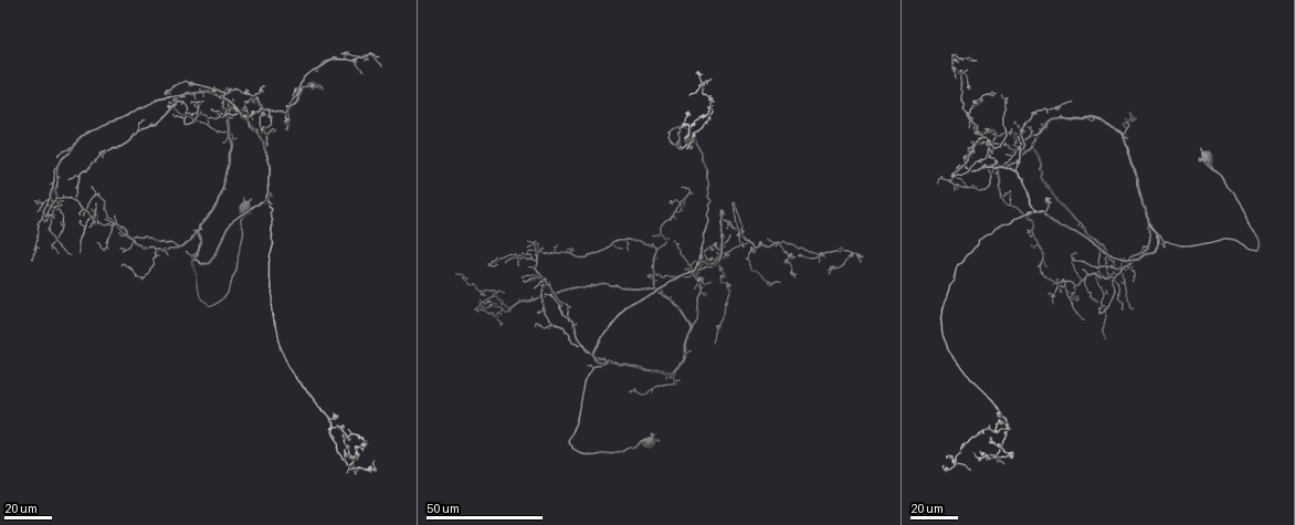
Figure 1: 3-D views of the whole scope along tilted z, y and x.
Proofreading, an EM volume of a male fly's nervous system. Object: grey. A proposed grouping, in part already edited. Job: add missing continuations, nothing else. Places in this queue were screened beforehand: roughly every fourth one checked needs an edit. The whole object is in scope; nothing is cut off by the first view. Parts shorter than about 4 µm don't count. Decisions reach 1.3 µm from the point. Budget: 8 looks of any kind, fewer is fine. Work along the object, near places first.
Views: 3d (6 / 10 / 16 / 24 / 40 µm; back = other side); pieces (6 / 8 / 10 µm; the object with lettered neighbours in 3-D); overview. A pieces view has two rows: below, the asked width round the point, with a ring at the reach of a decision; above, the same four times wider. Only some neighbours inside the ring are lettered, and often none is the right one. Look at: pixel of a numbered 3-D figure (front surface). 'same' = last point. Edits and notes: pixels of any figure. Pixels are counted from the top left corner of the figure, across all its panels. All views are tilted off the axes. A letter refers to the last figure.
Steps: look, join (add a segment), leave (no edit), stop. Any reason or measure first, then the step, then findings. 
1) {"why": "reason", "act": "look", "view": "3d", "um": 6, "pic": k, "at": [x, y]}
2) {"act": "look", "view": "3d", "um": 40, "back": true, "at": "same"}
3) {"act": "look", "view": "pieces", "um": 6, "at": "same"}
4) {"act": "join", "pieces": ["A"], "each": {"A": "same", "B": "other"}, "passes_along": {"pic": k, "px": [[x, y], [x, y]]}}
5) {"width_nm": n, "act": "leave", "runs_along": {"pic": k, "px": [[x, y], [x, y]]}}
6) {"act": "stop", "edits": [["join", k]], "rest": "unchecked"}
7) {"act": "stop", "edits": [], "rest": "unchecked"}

{"why": "tapers out", "act": "look", "view": "3d", "um": 24, "pic": 1, "at": [1010, 129]}

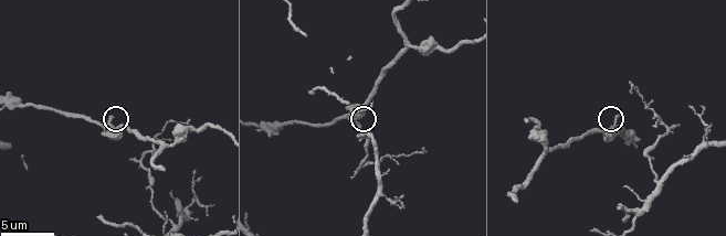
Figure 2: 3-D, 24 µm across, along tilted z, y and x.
{"act": "look", "view": "pieces", "um": 6, "pic": 2, "at": [617, 116]}

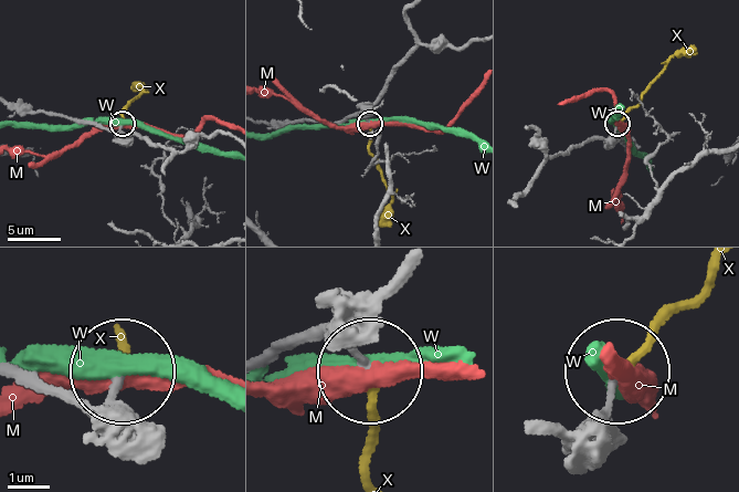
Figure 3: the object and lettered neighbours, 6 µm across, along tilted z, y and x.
{"act": "join", "pieces": ["X"], "each": {"M": "other", "W": "other", "X": "same"}, "passes_along": {"pic": 3, "px": [[132, 408], [117, 389], [123, 341]]}, "found": "it goes on there"}

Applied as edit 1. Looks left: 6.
{"why": "end of a long branch", "act": "look", "view": "3d", "um": 40, "pic": 1, "at": [778, 282]}

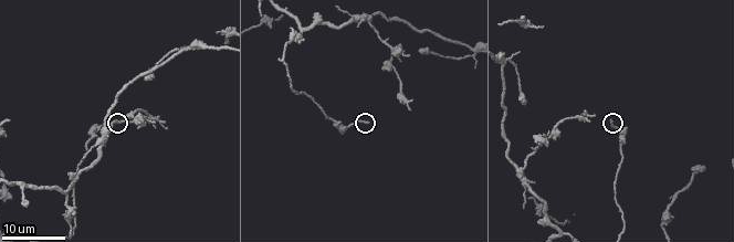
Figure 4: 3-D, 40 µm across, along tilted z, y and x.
{"act": "look", "view": "pieces", "um": 10, "pic": 4, "at": [367, 122]}

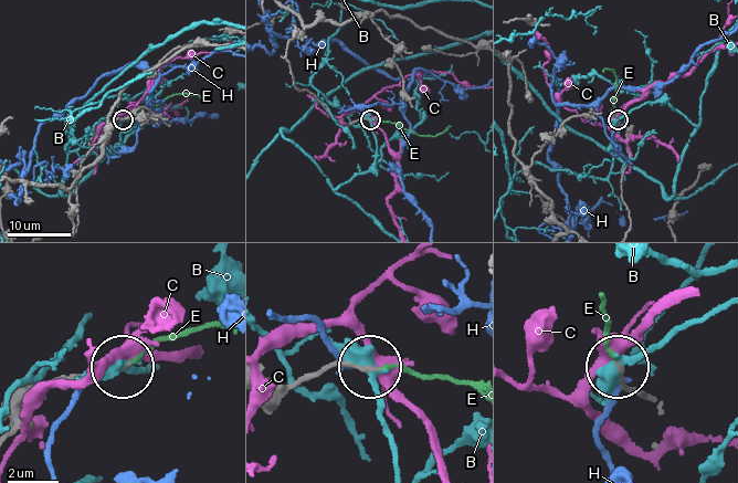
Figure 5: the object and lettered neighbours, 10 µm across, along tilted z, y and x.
{"act": "join", "pieces": ["E"], "each": {"B": "other", "C": "other", "E": "same", "H": "other"}, "passes_along": {"pic": 5, "px": [[641, 389], [617, 375], [602, 303]]}, "found": "it goes on there"}

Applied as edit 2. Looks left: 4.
{"act": "look", "view": "overview"}

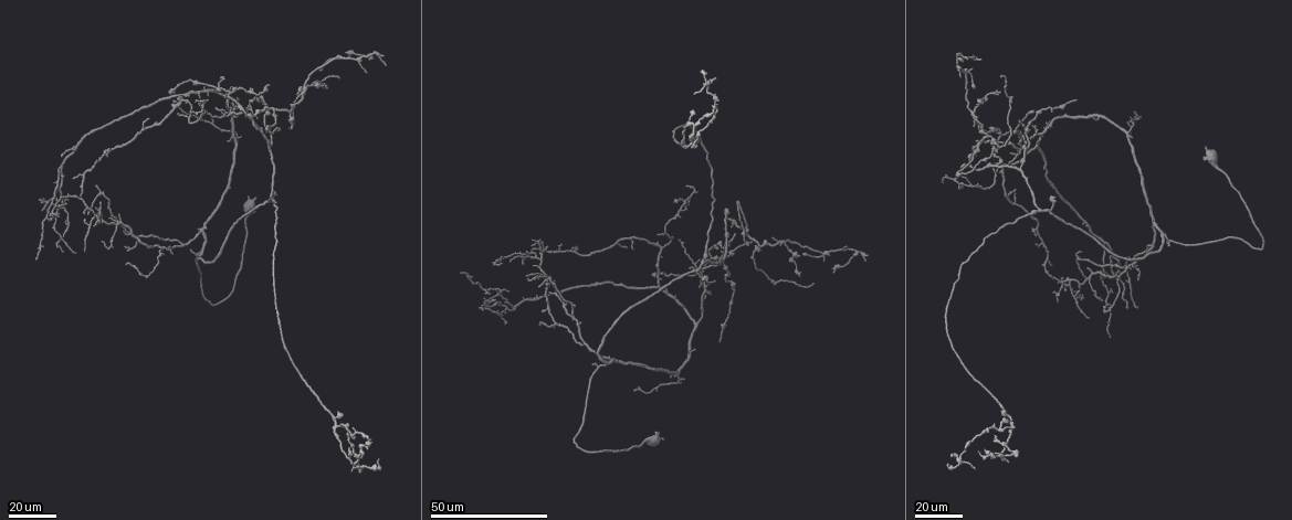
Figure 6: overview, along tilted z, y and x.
{"why": "an open end", "act": "look", "view": "3d", "um": 40, "pic": 6, "at": [689, 269]}

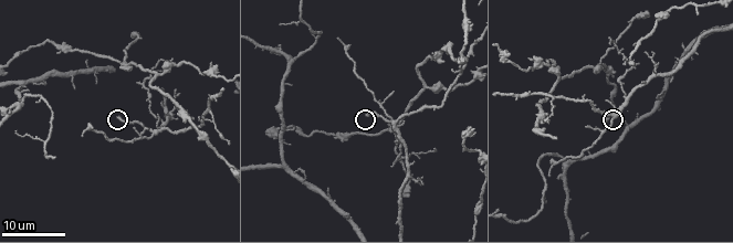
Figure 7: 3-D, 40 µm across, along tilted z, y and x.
{"act": "look", "view": "pieces", "um": 6, "pic": 7, "at": [369, 115]}

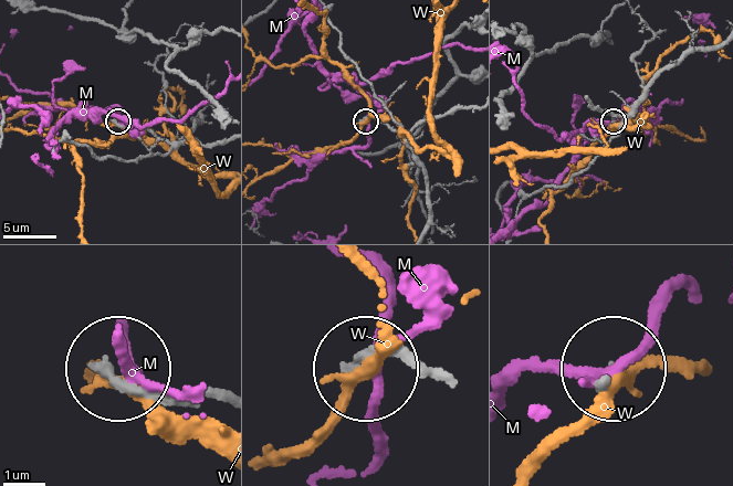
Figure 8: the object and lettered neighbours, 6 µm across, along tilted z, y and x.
{"act": "leave", "each": {"M": "other", "W": "other"}, "runs_along": {"pic": 8, "px": [[218, 400], [157, 395], [116, 369]]}, "found": "none of them fits"}

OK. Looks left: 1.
{"act": "stop", "edits": [["join", 3], ["join", 5]], "rest": "unchecked"}

